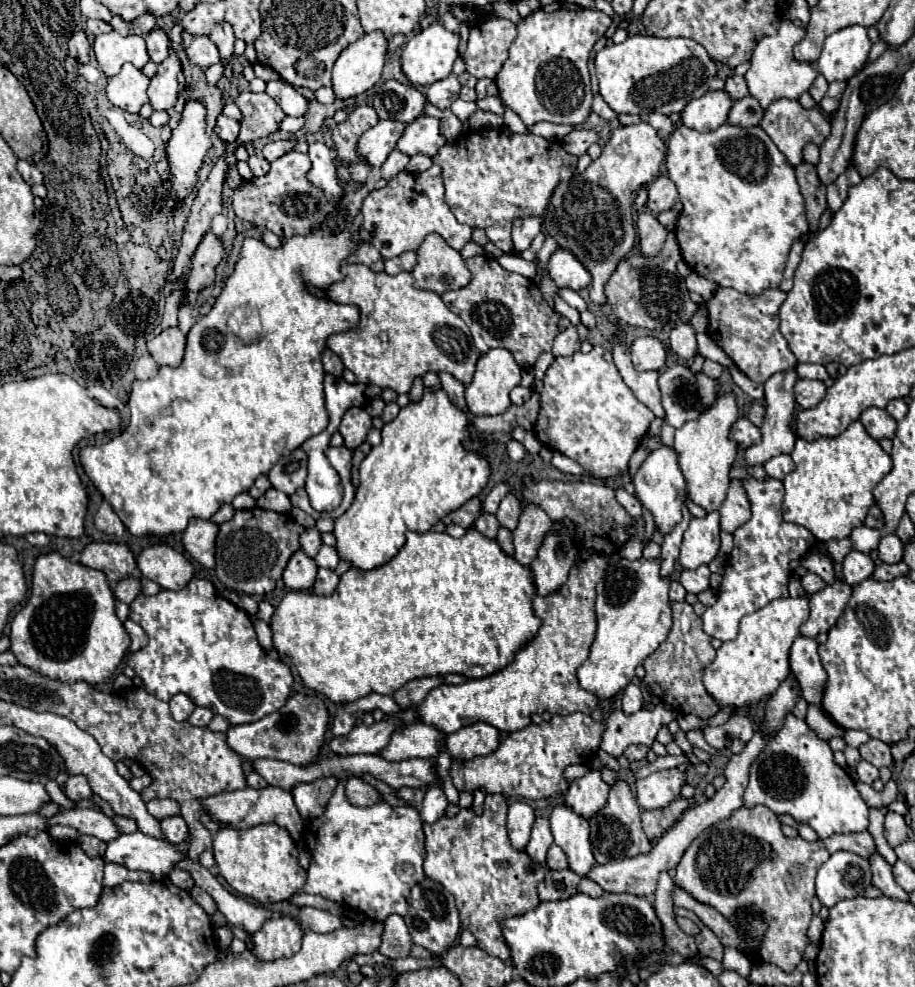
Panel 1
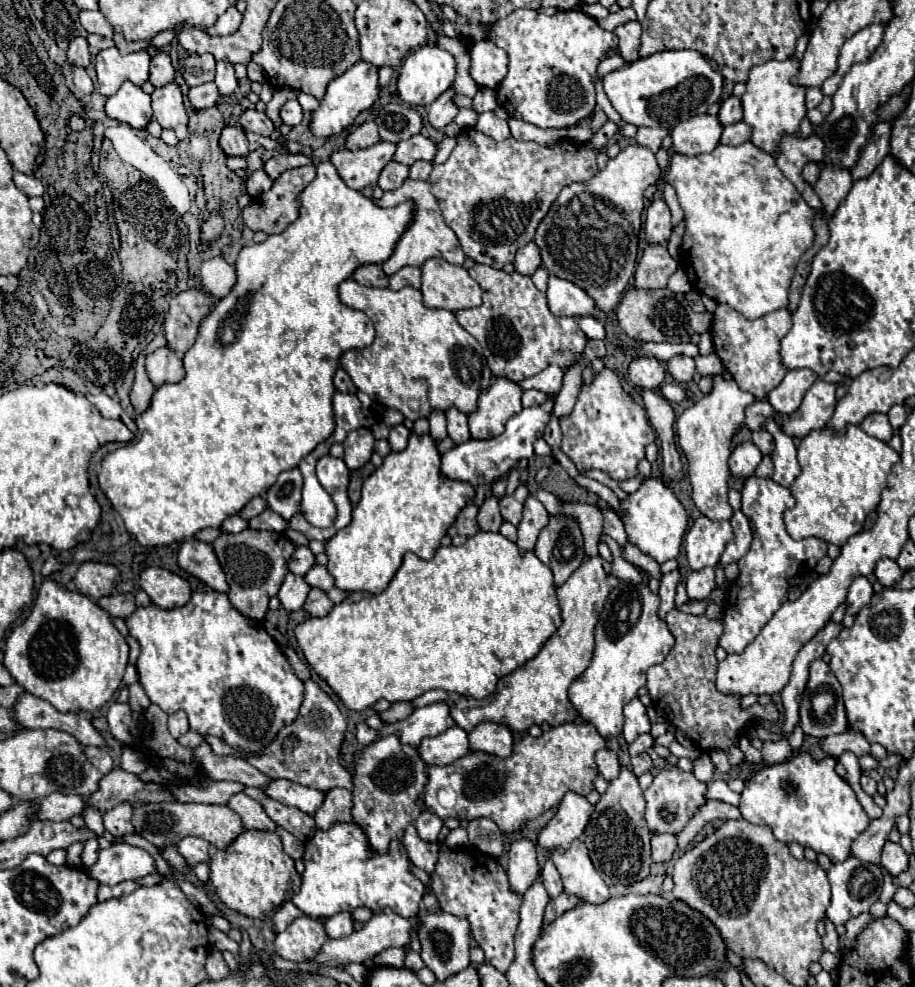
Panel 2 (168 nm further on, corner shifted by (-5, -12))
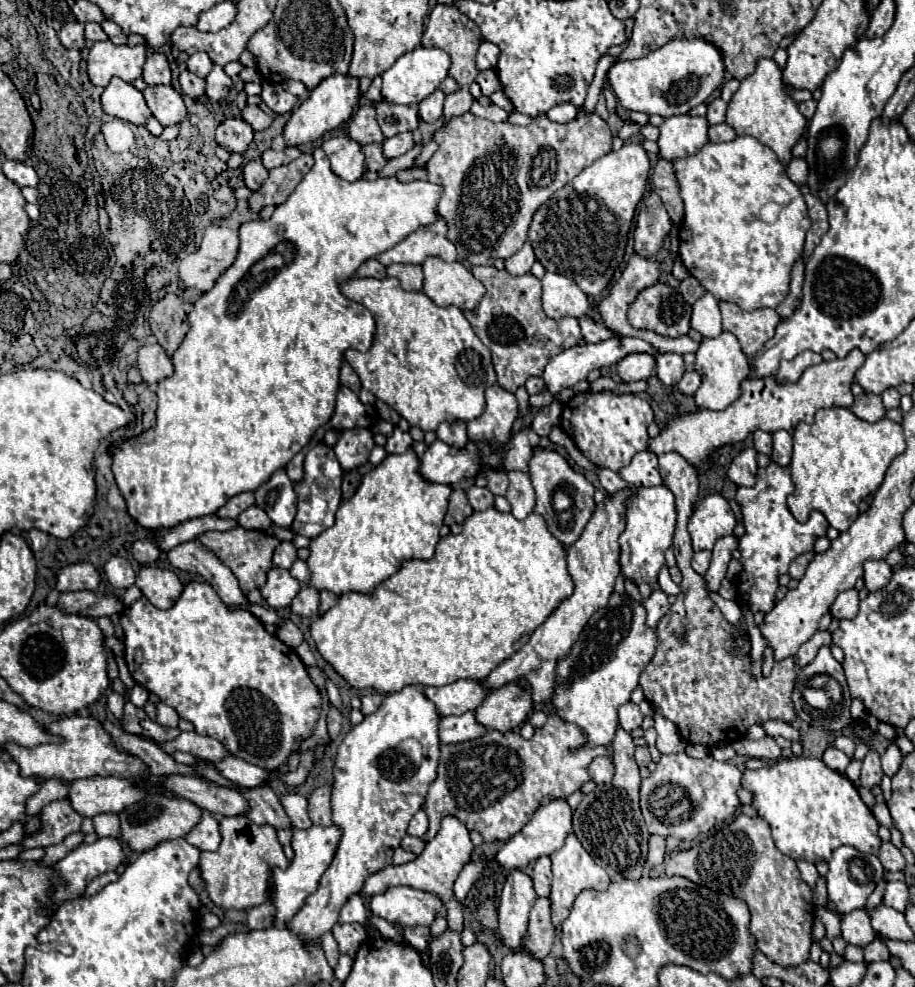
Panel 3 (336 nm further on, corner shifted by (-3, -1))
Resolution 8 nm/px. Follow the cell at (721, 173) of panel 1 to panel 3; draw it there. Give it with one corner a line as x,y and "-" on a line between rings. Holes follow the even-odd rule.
737,136
731,142
709,142
697,154
673,160
673,168
685,202
685,218
679,228
679,258
689,274
717,300
735,302
741,310
779,306
789,292
789,274
803,252
811,218
799,186
789,180
777,154
753,136

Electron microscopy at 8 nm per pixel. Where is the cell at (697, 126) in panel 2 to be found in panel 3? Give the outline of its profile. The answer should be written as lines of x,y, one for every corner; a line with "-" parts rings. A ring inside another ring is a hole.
677,114
665,118
659,130
661,130
661,136
657,140
659,154
665,160
677,160
695,154
697,150
701,150
701,146
709,142
707,136
709,122
705,116

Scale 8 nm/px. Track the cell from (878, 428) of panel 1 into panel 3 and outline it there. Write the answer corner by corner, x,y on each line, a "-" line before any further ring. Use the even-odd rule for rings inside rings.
877,394
859,396
851,406
851,412
855,412
855,416
859,416
865,422
879,422
885,418
885,408
883,408
881,396

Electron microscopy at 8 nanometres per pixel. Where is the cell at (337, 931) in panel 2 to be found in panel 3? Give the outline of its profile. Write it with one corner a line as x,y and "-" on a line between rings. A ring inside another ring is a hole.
353,894
339,912
339,924
349,924
349,922
365,924
367,918
369,918
369,914
367,914
367,908
359,894

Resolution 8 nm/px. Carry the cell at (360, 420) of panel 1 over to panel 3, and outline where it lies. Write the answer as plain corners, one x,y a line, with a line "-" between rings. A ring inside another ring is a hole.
351,428
345,430
335,444
335,454
343,470
353,470
369,460
373,450
373,434
367,428

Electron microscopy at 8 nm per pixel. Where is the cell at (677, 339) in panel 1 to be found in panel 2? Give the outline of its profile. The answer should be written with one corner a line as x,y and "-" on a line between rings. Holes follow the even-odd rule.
677,355
677,357
669,359
667,369
673,375
673,379
677,379
681,383
689,383
695,377
695,363
691,357
685,357
685,355

